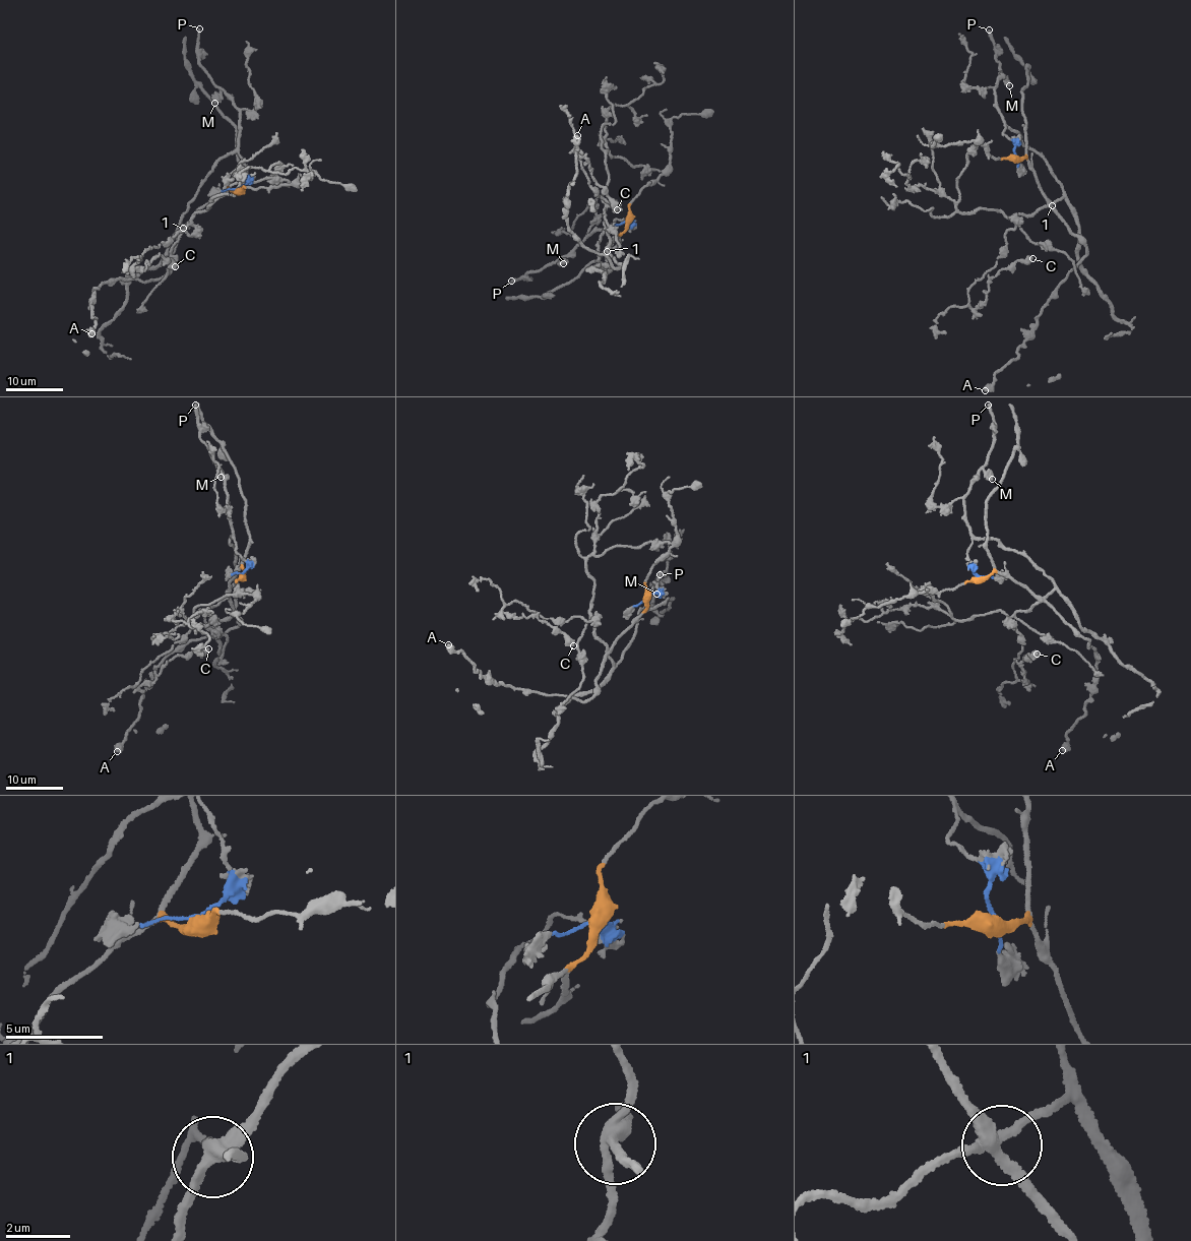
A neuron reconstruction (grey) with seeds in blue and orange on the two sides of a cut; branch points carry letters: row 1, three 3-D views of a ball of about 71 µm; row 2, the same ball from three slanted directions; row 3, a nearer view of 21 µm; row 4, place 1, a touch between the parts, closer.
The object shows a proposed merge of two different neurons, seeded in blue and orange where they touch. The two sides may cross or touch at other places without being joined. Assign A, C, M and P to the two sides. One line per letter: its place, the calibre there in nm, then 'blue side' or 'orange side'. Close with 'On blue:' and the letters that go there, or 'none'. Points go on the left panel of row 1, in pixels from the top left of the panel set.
A: (91, 333) | 550 nm | orange side
C: (175, 266) | 550 nm | blue side
M: (214, 103) | 500 nm | blue side
P: (199, 28) | 240 nm | blue side
On blue: C, M, P

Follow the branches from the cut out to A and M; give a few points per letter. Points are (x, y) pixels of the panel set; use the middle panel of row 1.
A: (628, 221), (607, 251), (621, 267), (574, 239), (565, 215), (568, 187), (578, 169), (576, 135)
M: (627, 222), (616, 219), (608, 229), (594, 231), (562, 260), (564, 263)

